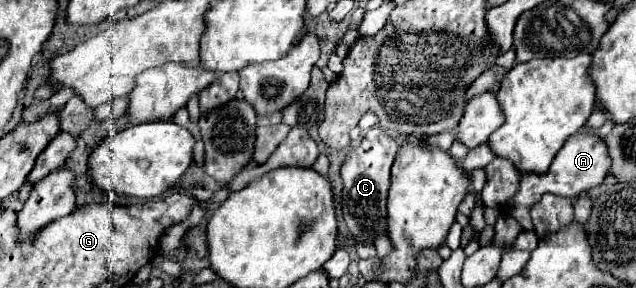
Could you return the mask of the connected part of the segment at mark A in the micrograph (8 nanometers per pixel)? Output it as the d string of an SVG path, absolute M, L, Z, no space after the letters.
M579 130L577 134L573 134L563 148L557 152L557 156L553 158L547 174L523 174L519 180L519 190L517 194L503 206L503 214L515 218L523 230L533 230L533 222L529 216L529 210L535 202L539 202L539 198L543 194L555 194L555 196L563 196L563 198L577 198L583 192L599 186L605 176L609 174L611 168L611 158L607 156L607 146L605 142L597 136L597 134L589 134L585 130Z

